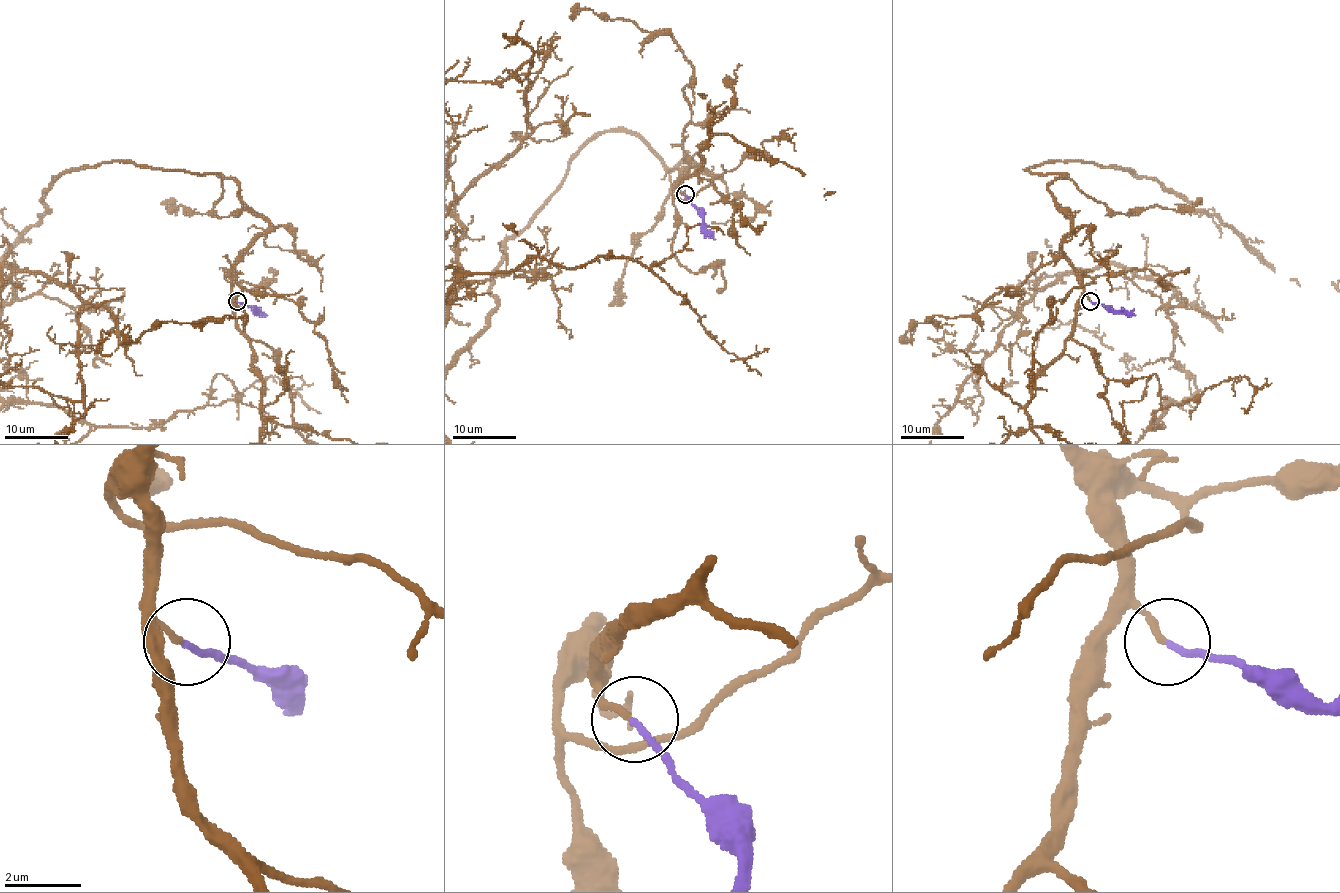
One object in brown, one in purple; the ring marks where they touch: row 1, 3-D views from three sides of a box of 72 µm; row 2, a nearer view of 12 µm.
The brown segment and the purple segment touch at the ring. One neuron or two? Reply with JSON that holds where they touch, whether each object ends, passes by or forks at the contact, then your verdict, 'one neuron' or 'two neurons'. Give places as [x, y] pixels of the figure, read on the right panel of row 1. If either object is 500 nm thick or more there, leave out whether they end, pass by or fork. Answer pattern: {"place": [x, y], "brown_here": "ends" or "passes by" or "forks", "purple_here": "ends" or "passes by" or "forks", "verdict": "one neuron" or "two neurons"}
{"place": [1090, 301], "brown_here": "ends", "purple_here": "ends", "verdict": "one neuron"}

